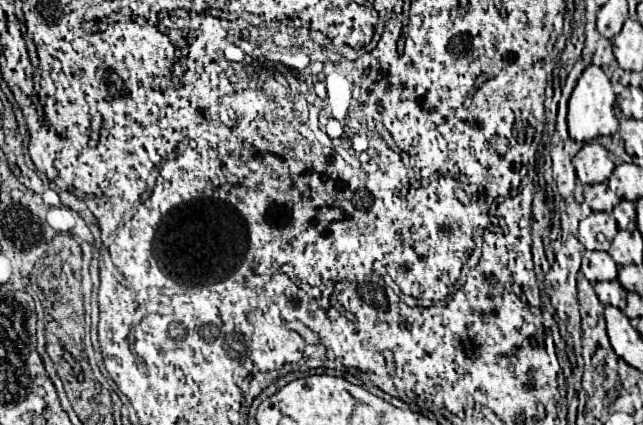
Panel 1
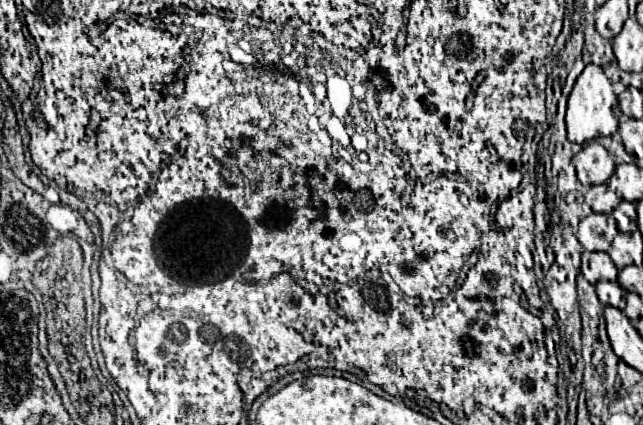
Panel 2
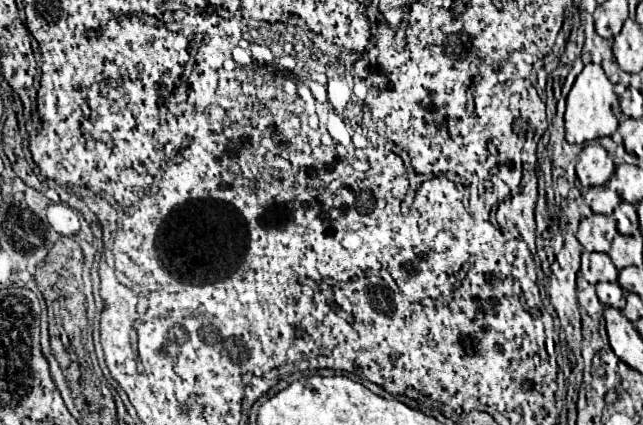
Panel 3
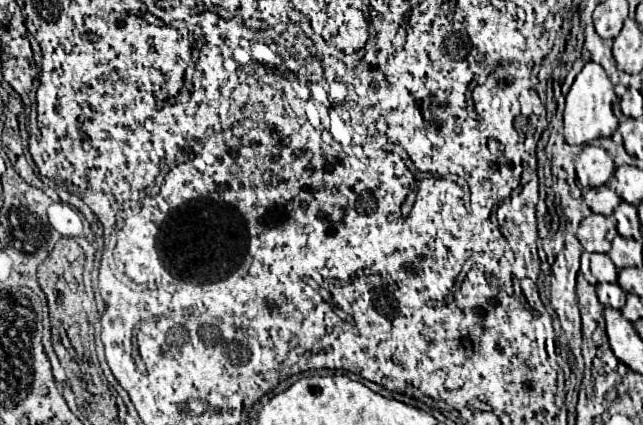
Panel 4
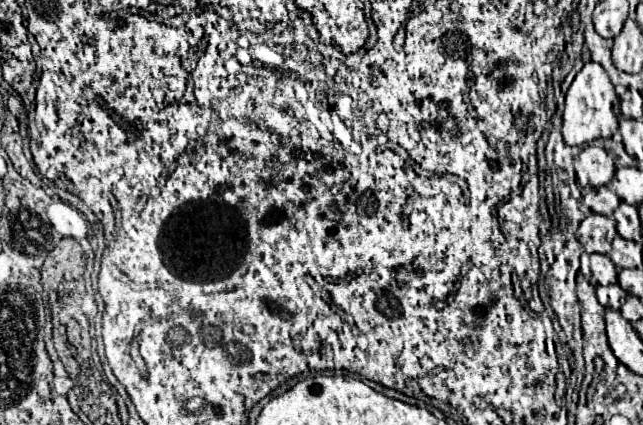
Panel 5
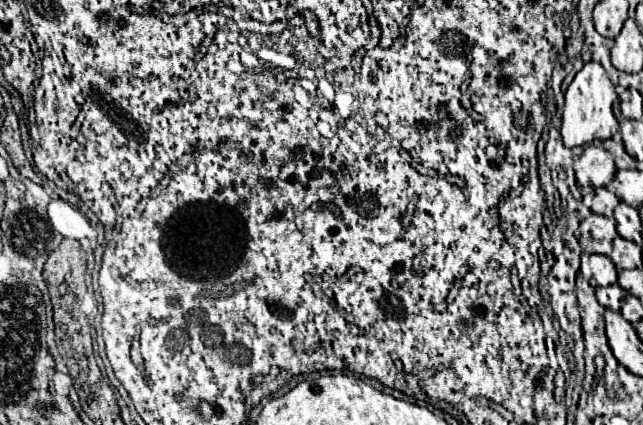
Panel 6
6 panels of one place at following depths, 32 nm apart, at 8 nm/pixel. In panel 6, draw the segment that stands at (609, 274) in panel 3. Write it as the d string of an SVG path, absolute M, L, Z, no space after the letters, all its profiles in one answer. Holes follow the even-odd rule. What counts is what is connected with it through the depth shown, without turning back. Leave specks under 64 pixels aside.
M588 254L589 262L581 269L580 273L587 281L590 281L592 286L610 286L616 284L616 266L614 262L604 256L604 254ZM590 263L590 264L589 264Z

